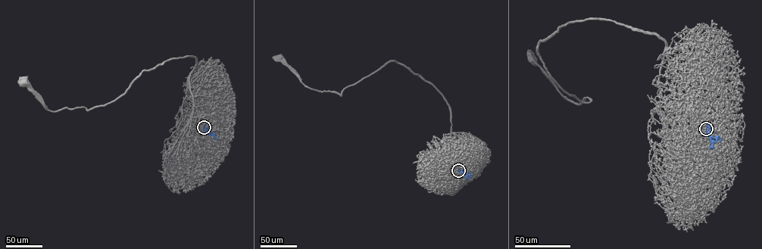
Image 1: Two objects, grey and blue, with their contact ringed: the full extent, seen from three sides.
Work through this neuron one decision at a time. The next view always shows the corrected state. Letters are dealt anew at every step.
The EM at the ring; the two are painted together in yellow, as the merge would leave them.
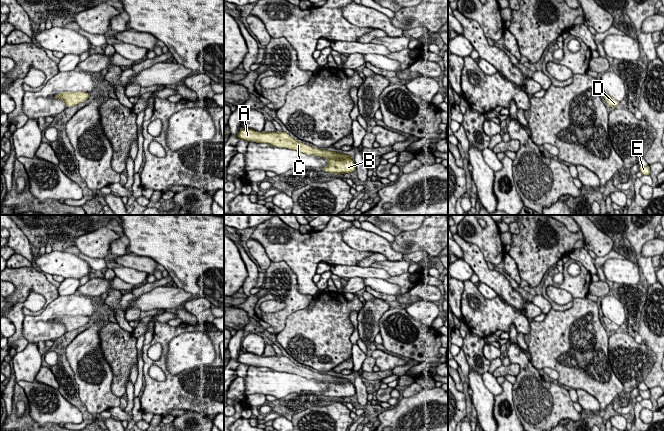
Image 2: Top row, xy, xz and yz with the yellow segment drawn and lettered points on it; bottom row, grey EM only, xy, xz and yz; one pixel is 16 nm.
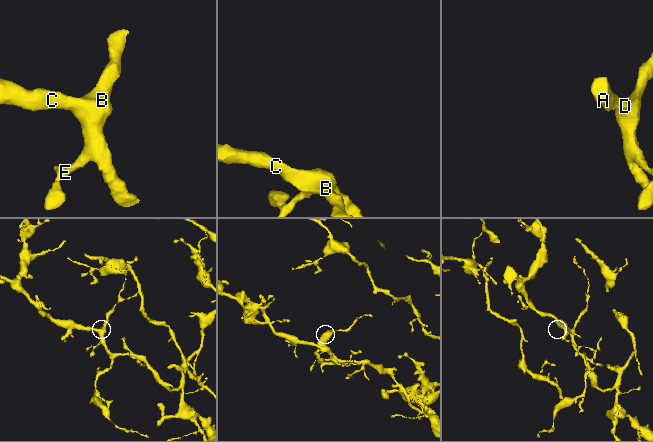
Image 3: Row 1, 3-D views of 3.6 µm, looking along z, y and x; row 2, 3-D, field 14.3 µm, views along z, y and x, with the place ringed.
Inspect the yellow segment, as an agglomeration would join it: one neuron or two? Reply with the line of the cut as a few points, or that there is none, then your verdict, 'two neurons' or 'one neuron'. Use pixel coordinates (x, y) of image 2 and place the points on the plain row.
no cut | one neuron

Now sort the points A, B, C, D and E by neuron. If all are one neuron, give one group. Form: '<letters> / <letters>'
A B C D E

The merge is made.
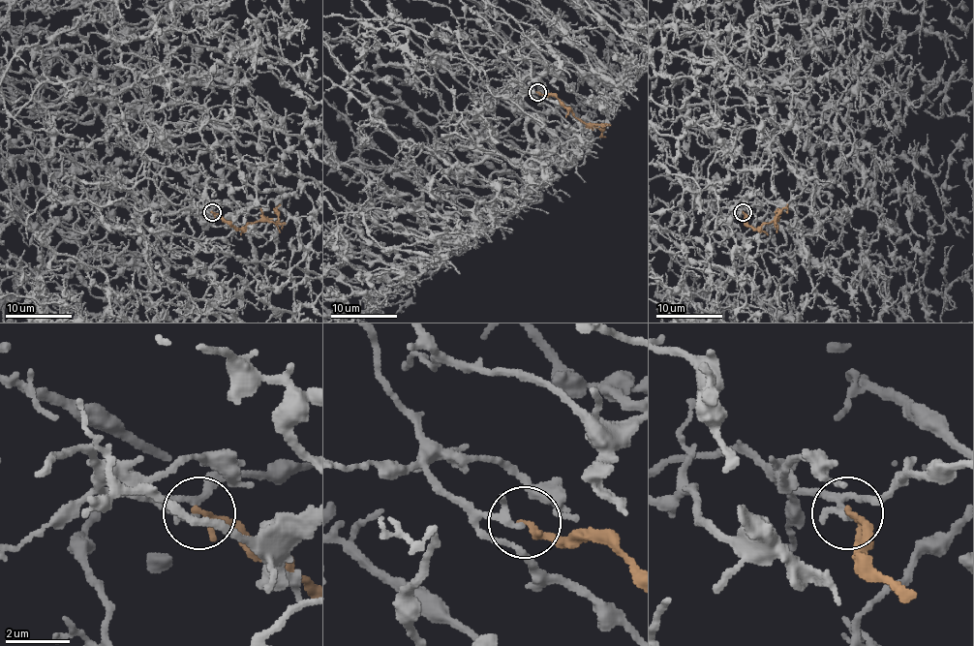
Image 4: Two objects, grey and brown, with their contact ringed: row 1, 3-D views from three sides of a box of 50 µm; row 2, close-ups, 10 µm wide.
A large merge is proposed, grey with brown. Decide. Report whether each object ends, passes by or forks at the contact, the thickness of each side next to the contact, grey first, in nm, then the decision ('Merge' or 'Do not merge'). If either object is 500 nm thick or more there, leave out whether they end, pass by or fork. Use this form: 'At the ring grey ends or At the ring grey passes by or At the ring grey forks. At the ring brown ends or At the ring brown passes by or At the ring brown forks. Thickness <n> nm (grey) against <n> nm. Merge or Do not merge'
At the ring grey passes by. At the ring brown ends. Thickness 160 nm (grey) against 240 nm. Merge

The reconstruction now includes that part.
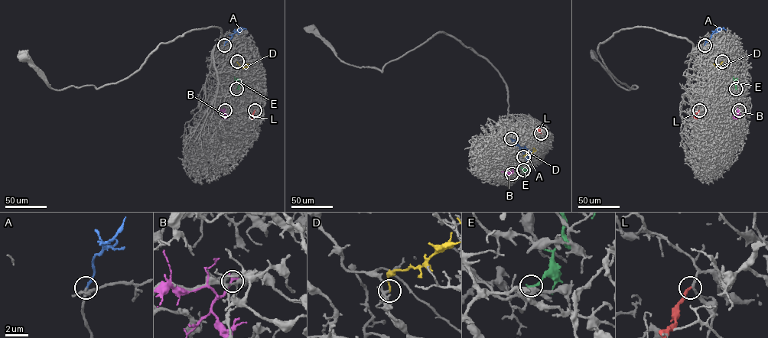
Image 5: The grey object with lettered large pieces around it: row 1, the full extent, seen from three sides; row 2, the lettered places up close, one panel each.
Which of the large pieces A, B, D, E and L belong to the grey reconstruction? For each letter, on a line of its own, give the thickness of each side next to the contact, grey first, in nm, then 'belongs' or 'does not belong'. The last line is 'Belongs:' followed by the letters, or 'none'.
A: 200 nm thick on the grey side, 240 nm on the other; belongs
B: 220 nm thick on the grey side, 240 nm on the other; does not belong
D: 200 nm thick on the grey side, 170 nm on the other; does not belong
E: 360 nm thick on the grey side, 240 nm on the other; does not belong
L: 180 nm thick on the grey side, 240 nm on the other; does not belong
Belongs: A

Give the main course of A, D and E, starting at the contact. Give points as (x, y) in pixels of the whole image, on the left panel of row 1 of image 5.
A: (224, 44), (238, 30), (246, 29)
D: (237, 61), (242, 66), (249, 65), (246, 63)
E: (236, 89), (239, 84), (237, 79), (235, 82)

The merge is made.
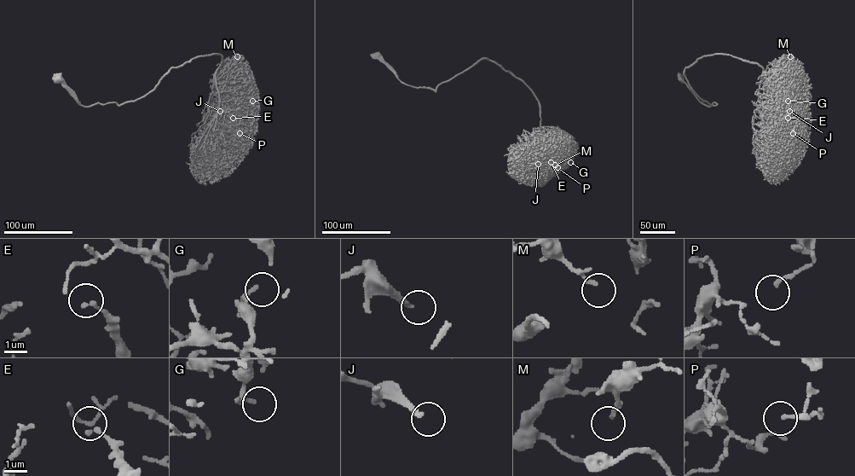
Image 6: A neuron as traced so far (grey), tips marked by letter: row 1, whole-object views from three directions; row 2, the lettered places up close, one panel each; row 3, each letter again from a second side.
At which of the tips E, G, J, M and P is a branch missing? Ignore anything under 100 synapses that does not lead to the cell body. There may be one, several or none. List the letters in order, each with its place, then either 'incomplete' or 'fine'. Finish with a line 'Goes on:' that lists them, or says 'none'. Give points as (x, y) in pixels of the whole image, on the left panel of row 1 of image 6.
E: at (233, 118); fine
G: at (252, 101); fine
J: at (220, 111); incomplete
M: at (237, 56); fine
P: at (239, 133); fine
Goes on: J

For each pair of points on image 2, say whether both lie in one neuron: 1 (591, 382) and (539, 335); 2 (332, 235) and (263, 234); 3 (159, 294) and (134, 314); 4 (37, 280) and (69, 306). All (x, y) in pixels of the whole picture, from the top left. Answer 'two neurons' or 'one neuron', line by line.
1: one neuron
2: one neuron
3: two neurons
4: two neurons

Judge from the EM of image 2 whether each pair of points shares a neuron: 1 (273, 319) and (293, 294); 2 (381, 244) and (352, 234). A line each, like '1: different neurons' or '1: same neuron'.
1: same neuron
2: same neuron

